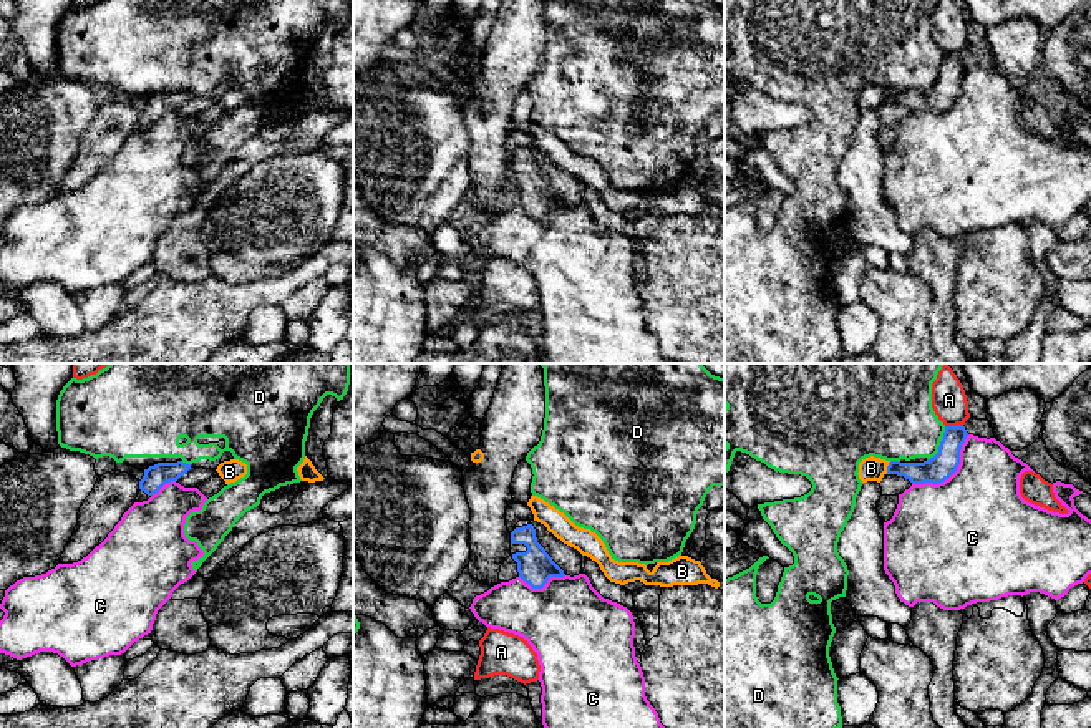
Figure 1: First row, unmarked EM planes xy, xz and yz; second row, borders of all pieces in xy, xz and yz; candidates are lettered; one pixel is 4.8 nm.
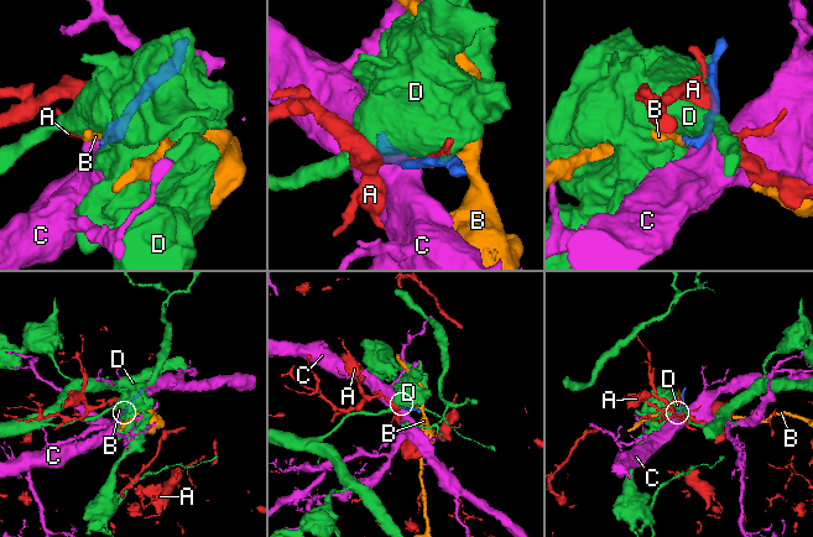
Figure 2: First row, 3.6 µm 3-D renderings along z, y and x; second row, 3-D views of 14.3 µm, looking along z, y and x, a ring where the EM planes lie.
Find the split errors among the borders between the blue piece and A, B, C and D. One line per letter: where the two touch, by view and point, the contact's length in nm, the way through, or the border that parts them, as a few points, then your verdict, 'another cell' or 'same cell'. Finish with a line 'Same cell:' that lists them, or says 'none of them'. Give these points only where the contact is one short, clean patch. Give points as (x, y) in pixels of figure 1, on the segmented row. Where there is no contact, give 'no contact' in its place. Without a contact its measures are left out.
A: meets blue in yz at (954, 427); contact 90 nm long; another cell
B: meets blue in yz at (887, 468); contact 70 nm long; border along yz (891, 461), (886, 473); another cell
C: meets blue in yz at (950, 475); contact 380 nm long; another cell
D: meets blue in yz at (940, 445); contact 190 nm long; another cell
Same cell: none of them

